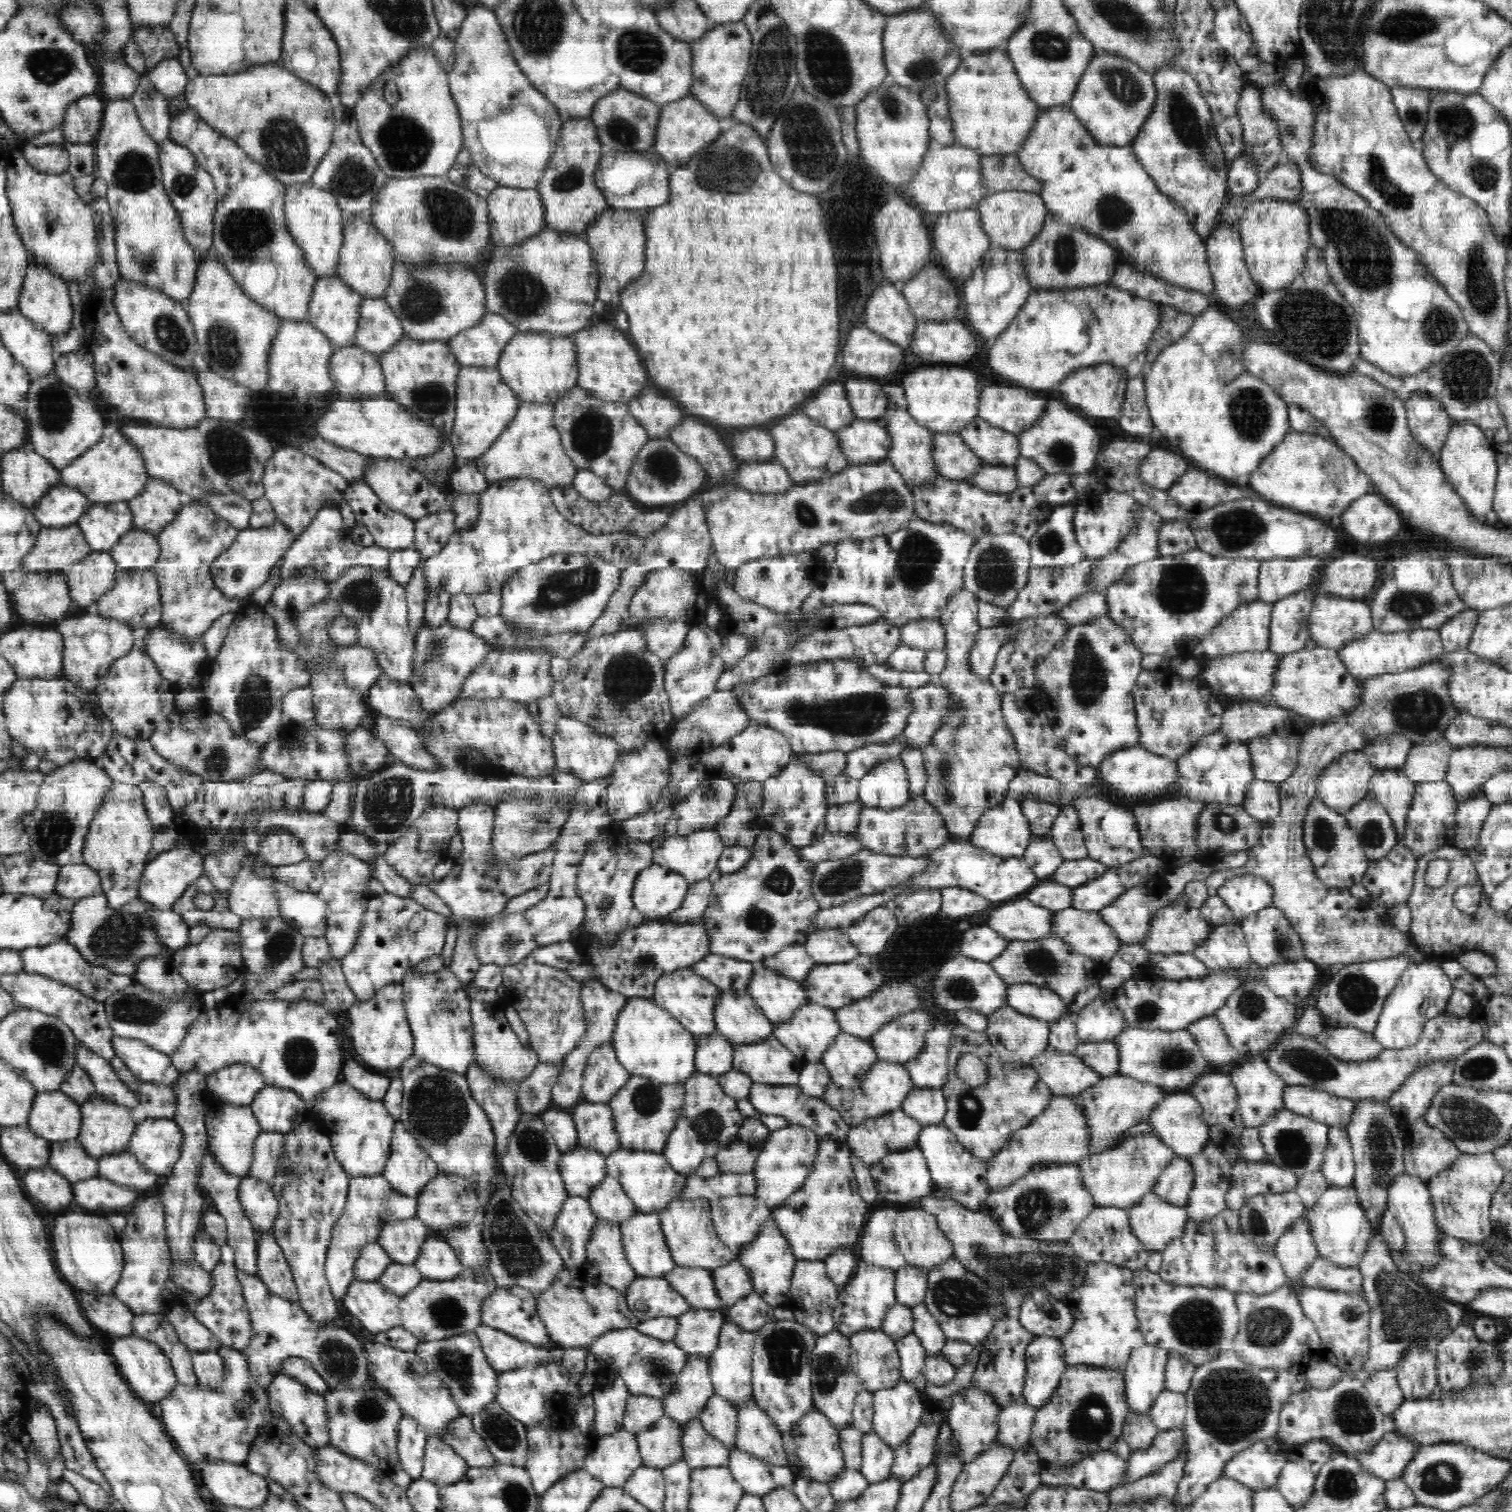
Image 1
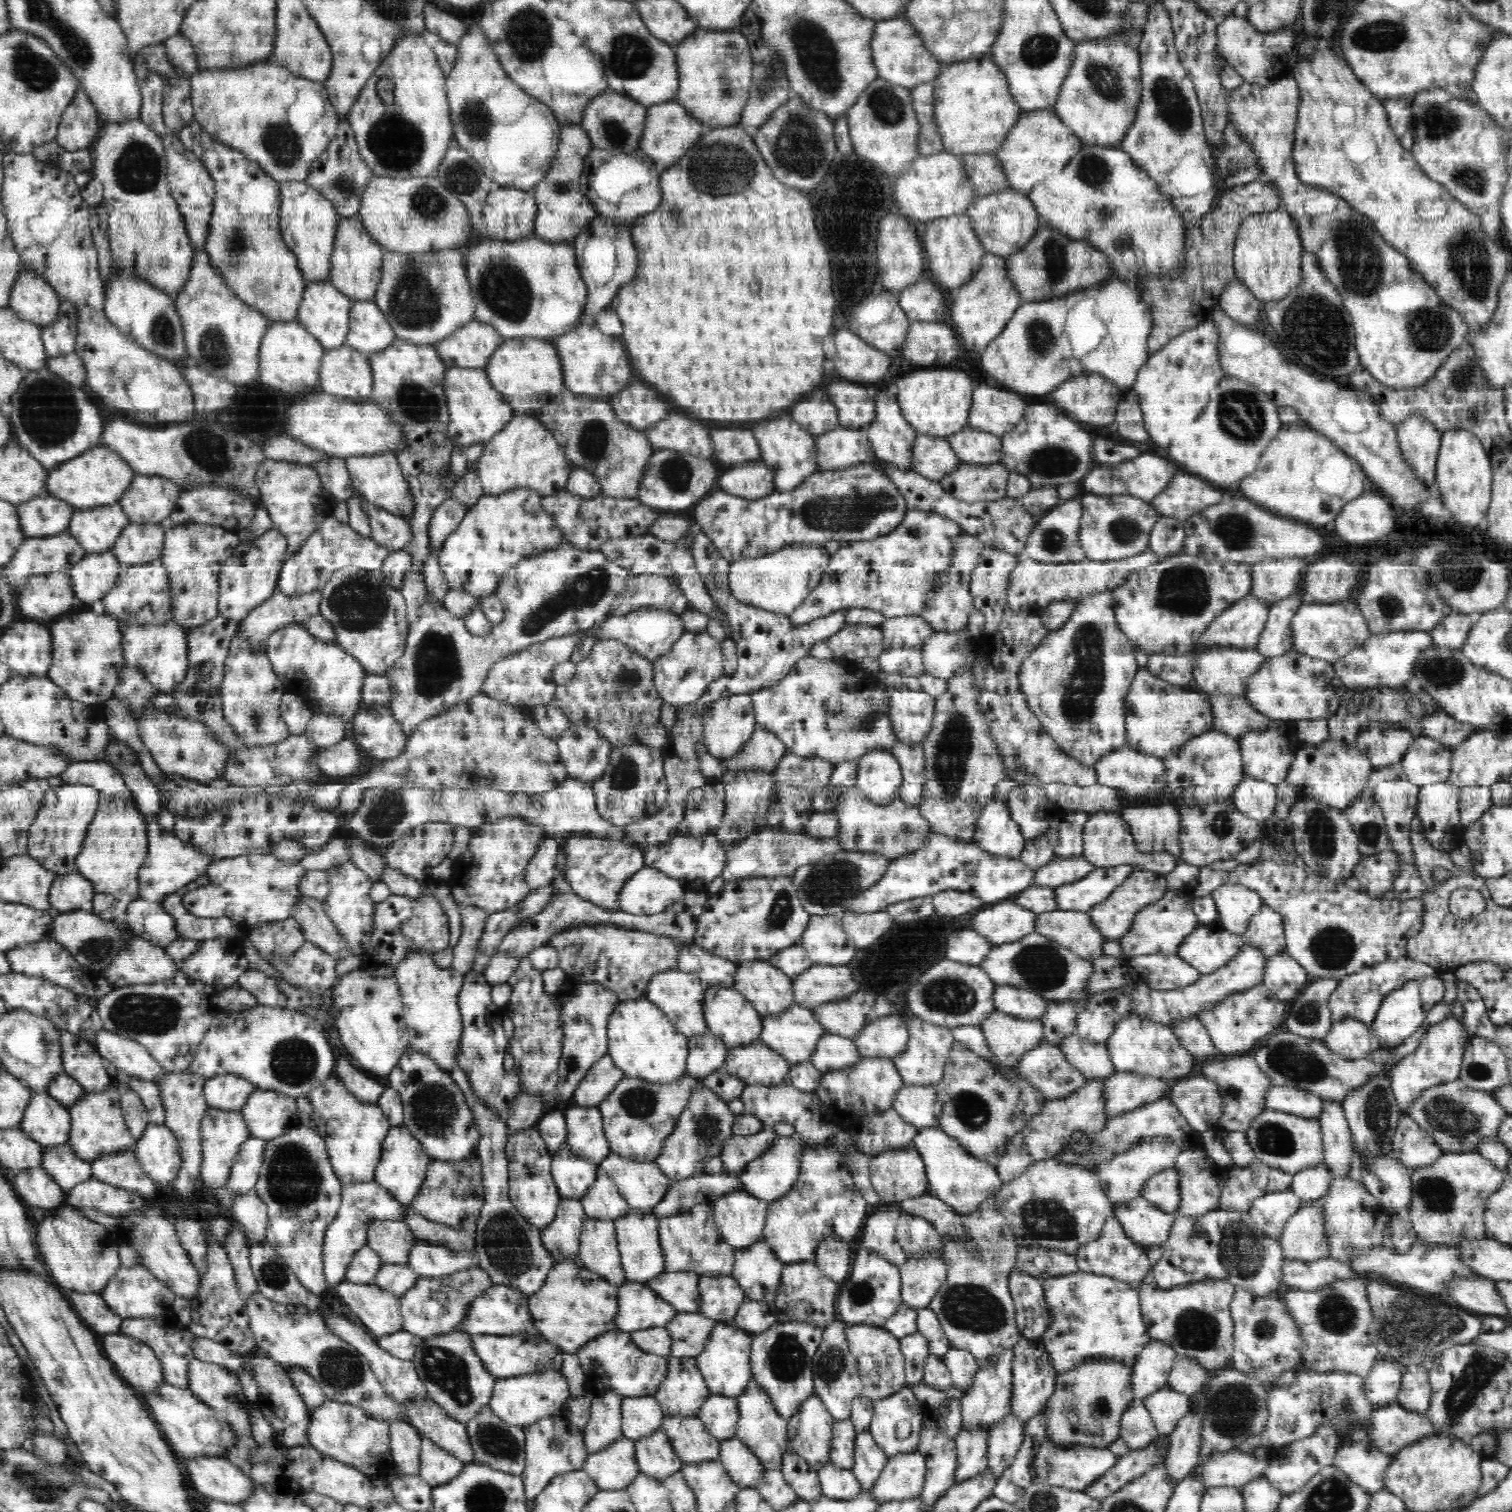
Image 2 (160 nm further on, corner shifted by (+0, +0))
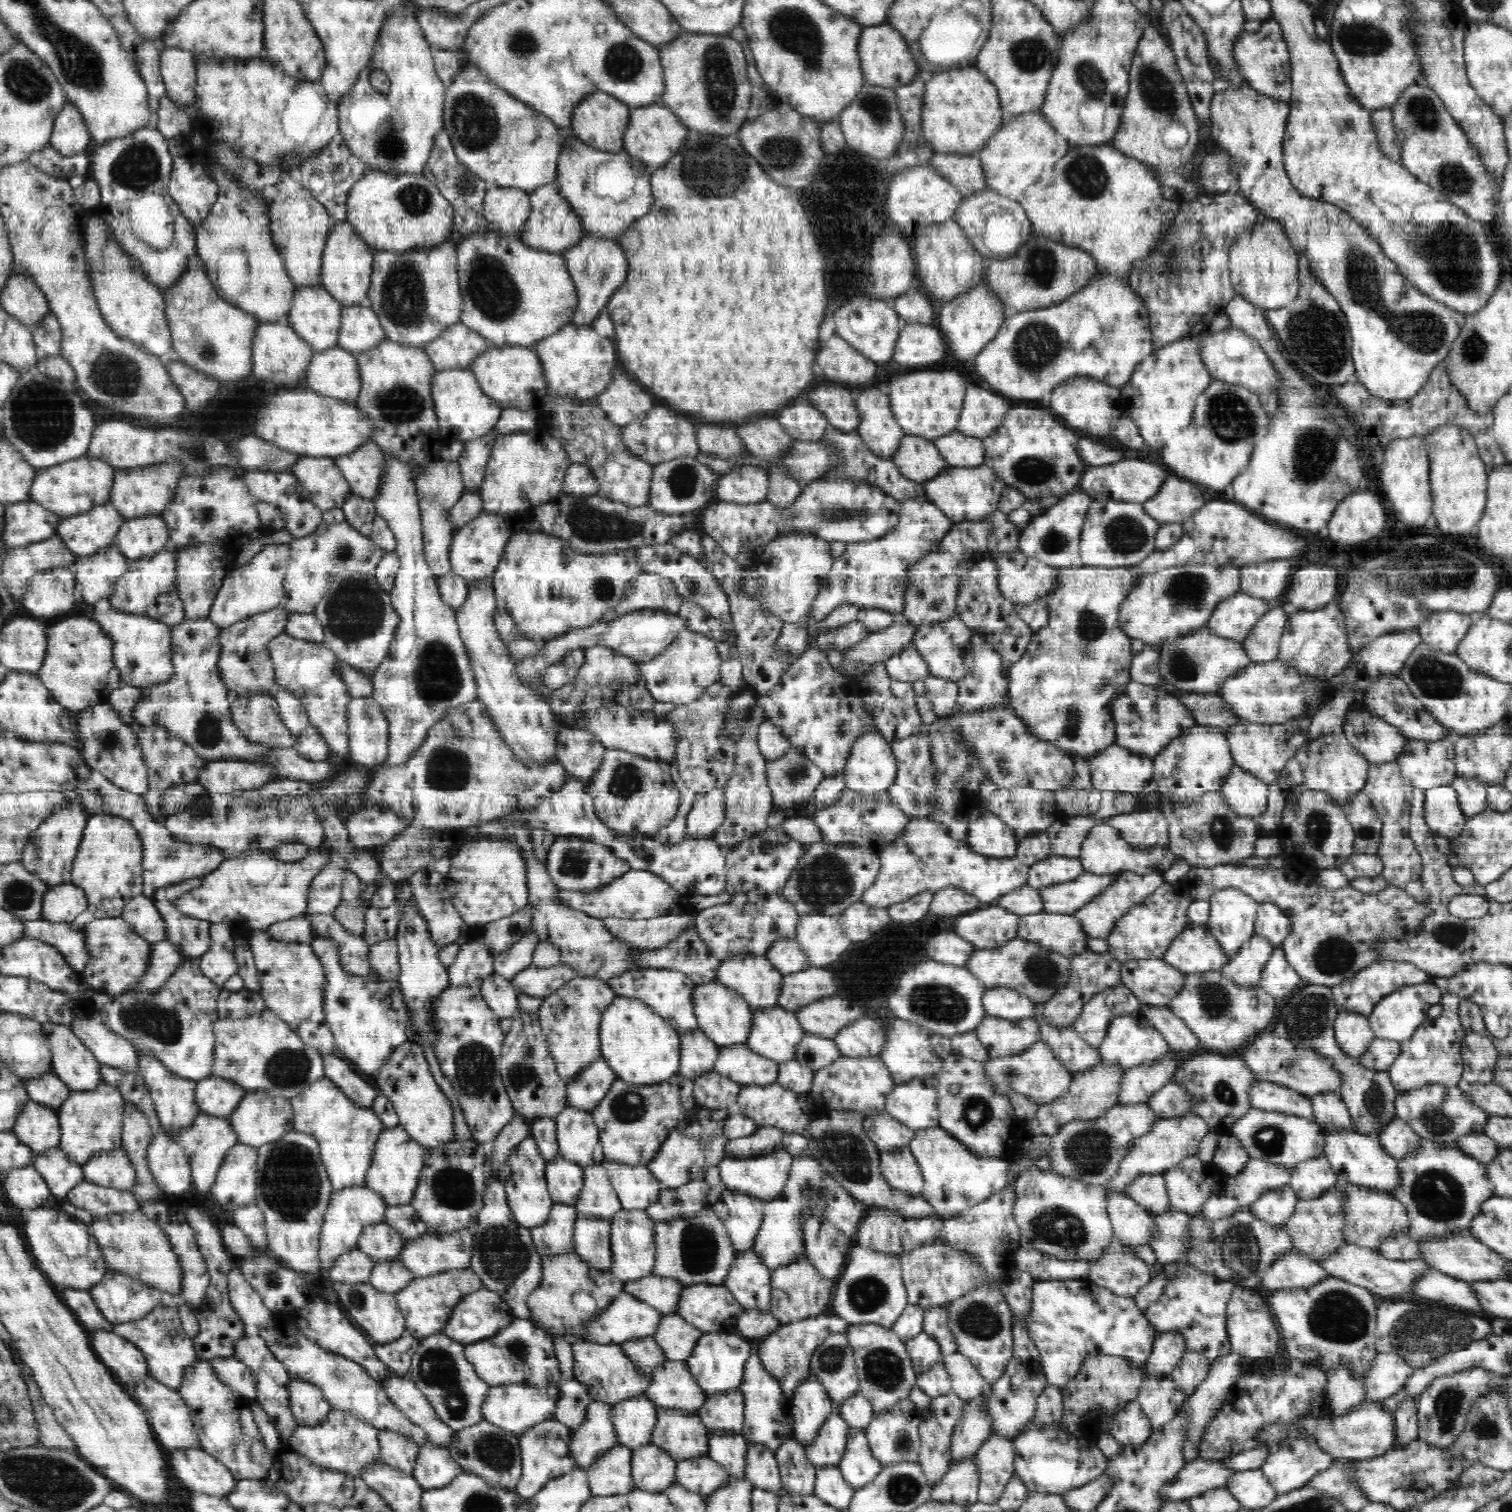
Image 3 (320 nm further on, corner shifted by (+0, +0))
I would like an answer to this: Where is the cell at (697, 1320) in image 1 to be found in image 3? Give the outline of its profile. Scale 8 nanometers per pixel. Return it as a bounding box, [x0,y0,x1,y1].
[653,1312,703,1360]

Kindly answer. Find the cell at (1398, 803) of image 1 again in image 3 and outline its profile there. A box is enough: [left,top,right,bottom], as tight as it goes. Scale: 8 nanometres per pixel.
[1363,761,1429,902]

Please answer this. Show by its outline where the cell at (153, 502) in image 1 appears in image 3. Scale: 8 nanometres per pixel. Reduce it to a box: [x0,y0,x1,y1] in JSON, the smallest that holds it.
[109,461,184,520]

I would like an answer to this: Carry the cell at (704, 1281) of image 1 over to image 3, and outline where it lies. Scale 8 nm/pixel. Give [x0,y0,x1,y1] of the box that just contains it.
[623,1276,684,1315]

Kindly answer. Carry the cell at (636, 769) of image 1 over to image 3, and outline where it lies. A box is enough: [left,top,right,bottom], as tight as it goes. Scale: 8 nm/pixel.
[589,748,680,836]

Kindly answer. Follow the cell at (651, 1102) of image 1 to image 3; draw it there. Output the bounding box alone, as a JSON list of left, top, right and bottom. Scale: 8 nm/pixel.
[590,1074,695,1165]

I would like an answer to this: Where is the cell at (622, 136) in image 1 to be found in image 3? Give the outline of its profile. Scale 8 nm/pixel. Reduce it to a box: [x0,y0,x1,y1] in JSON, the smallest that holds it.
[569,89,632,152]

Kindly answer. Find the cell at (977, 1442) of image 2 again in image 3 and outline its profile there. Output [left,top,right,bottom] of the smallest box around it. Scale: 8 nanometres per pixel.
[929,1456,980,1508]

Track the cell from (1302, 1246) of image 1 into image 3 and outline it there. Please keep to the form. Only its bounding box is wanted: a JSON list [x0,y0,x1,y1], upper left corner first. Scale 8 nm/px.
[1285,1186,1346,1261]

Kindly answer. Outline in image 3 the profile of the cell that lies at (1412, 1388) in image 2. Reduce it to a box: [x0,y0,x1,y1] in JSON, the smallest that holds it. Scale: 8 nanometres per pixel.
[1392,1398,1417,1448]

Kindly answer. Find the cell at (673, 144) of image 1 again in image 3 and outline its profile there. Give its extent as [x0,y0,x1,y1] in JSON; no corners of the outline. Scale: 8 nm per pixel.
[623,102,689,174]

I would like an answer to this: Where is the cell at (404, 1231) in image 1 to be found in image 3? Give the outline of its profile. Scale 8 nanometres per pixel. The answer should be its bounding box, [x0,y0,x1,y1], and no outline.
[356,1222,405,1261]

